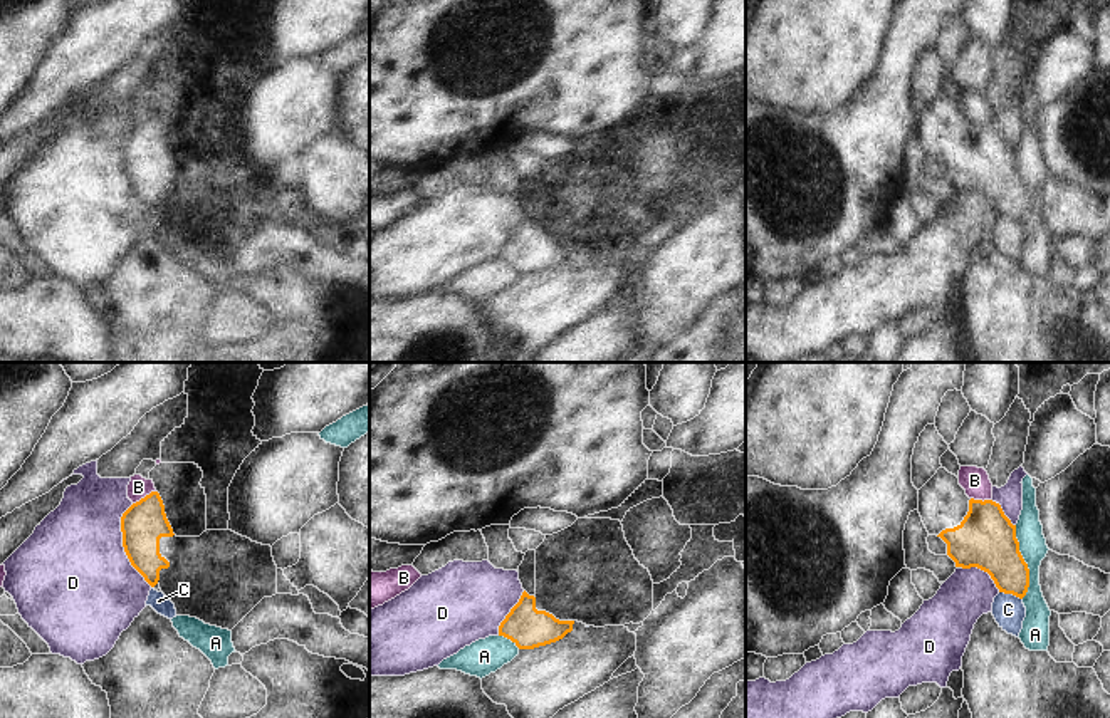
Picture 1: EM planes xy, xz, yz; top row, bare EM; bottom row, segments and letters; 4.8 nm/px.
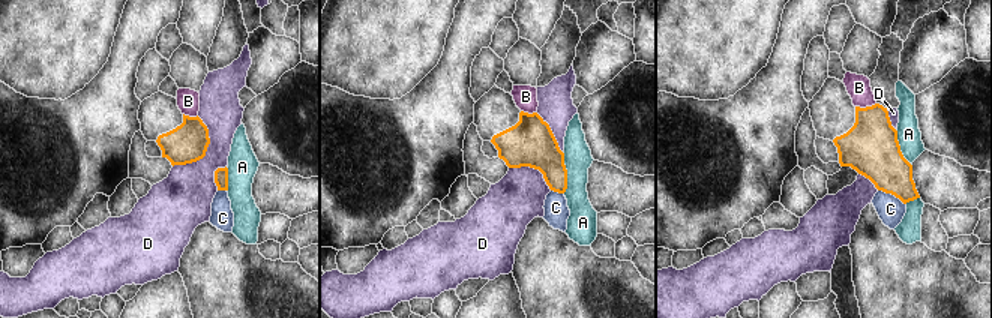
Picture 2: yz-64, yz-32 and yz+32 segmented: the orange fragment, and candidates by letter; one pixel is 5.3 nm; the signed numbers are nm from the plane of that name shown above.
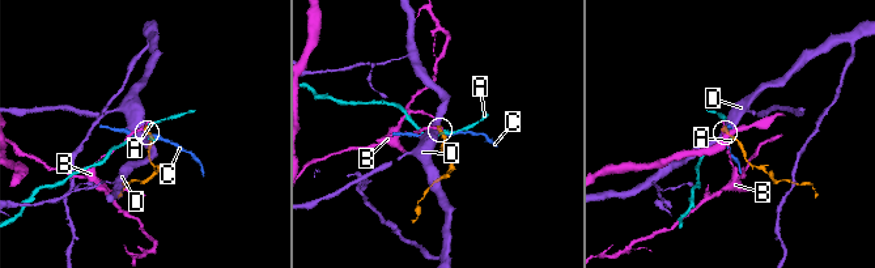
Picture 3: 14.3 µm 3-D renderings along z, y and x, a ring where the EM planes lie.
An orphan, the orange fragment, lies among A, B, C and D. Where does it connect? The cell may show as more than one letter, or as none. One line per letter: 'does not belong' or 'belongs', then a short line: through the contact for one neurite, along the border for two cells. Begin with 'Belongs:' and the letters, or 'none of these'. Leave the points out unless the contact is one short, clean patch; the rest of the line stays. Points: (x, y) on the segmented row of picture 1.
Belongs: none of these
A: does not belong
B: does not belong; line xy (155, 490), (133, 504)
C: does not belong
D: does not belong

